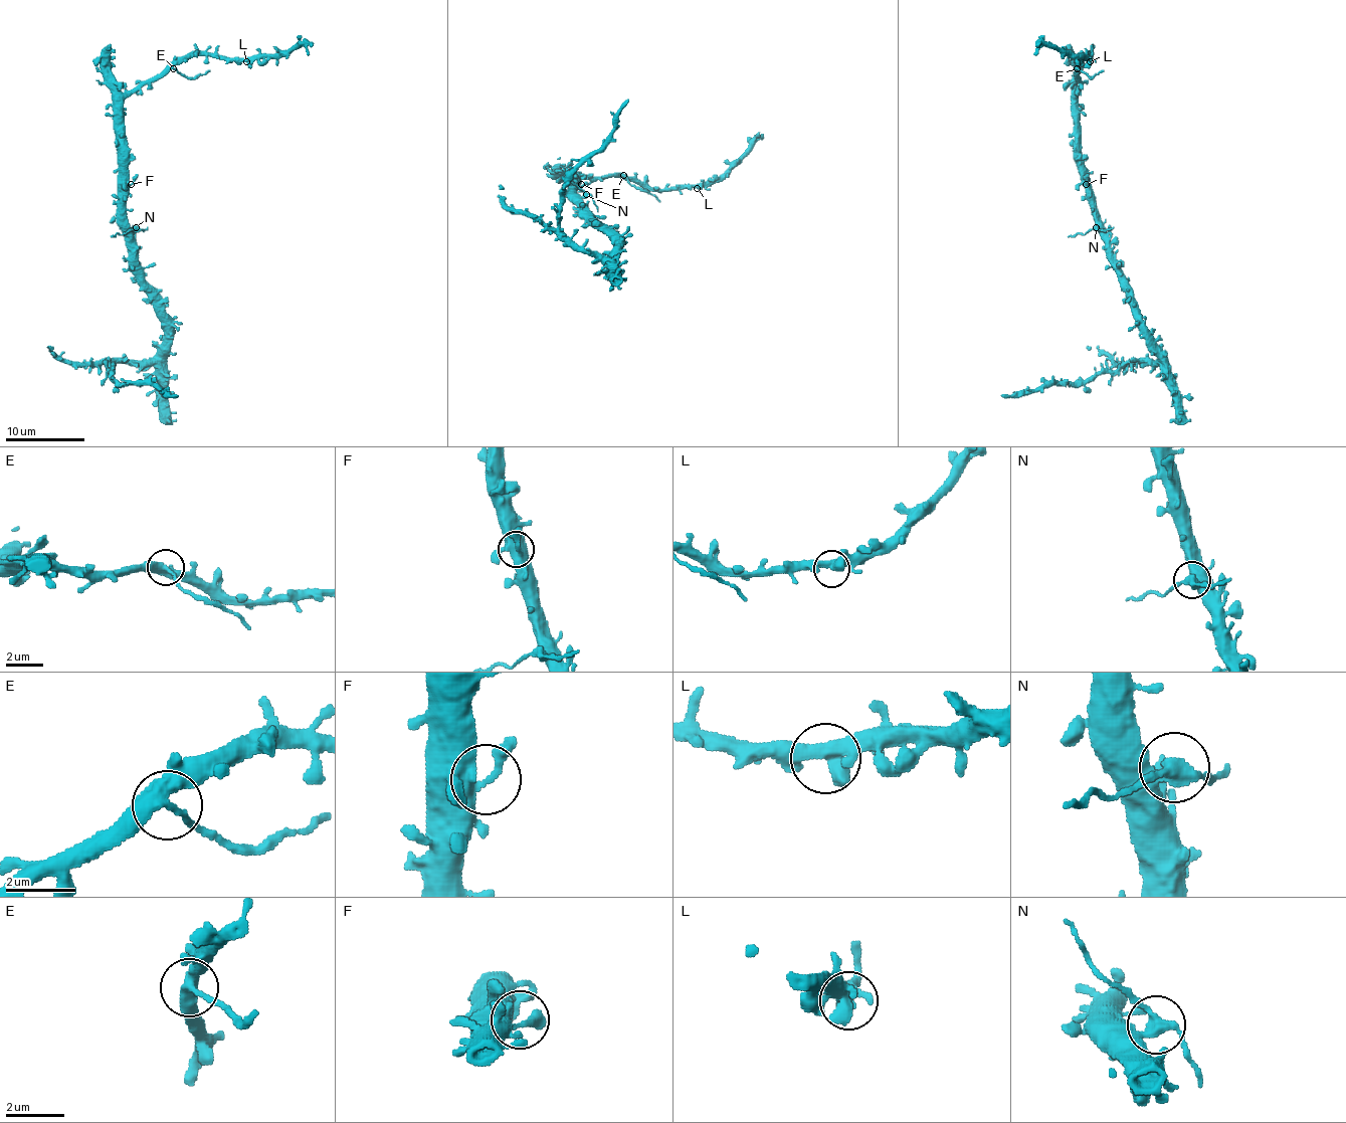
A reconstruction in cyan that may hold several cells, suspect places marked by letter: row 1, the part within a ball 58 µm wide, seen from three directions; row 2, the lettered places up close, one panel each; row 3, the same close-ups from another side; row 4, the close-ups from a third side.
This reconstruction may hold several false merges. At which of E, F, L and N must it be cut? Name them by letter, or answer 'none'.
E, N

